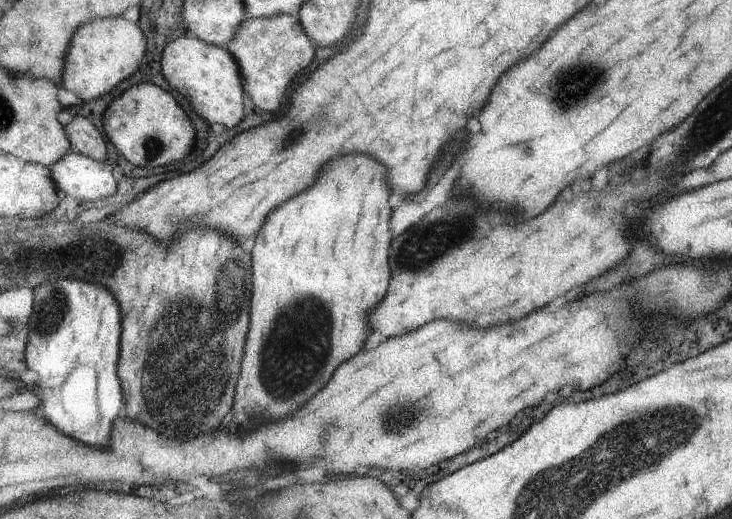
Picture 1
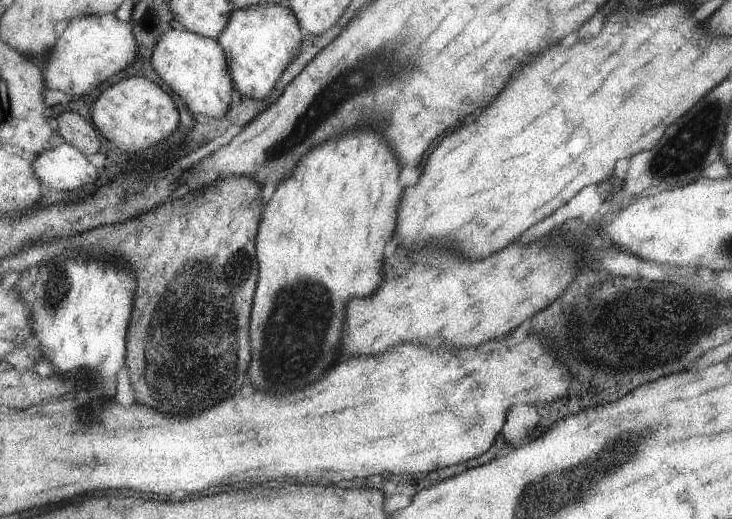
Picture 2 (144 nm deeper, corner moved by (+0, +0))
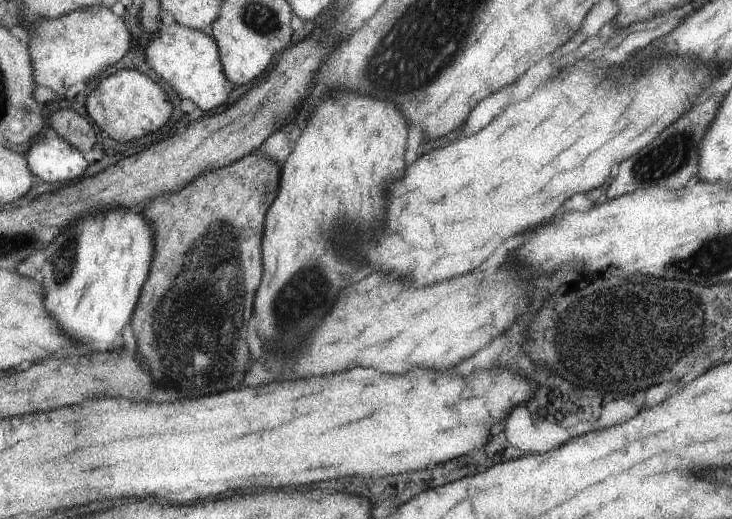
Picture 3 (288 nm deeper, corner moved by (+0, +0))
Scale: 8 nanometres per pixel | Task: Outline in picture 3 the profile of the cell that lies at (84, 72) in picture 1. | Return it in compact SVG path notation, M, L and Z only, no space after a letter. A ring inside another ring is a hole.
M105 6L75 10L63 18L37 20L29 26L27 42L35 62L37 86L51 88L61 96L77 82L89 82L119 62L133 44L131 28L125 18Z

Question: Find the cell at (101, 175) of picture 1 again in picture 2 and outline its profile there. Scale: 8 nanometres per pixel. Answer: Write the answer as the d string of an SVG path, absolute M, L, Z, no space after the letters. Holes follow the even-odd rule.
M63 144L33 158L35 170L49 190L79 190L99 180L101 170L93 166L77 146Z

